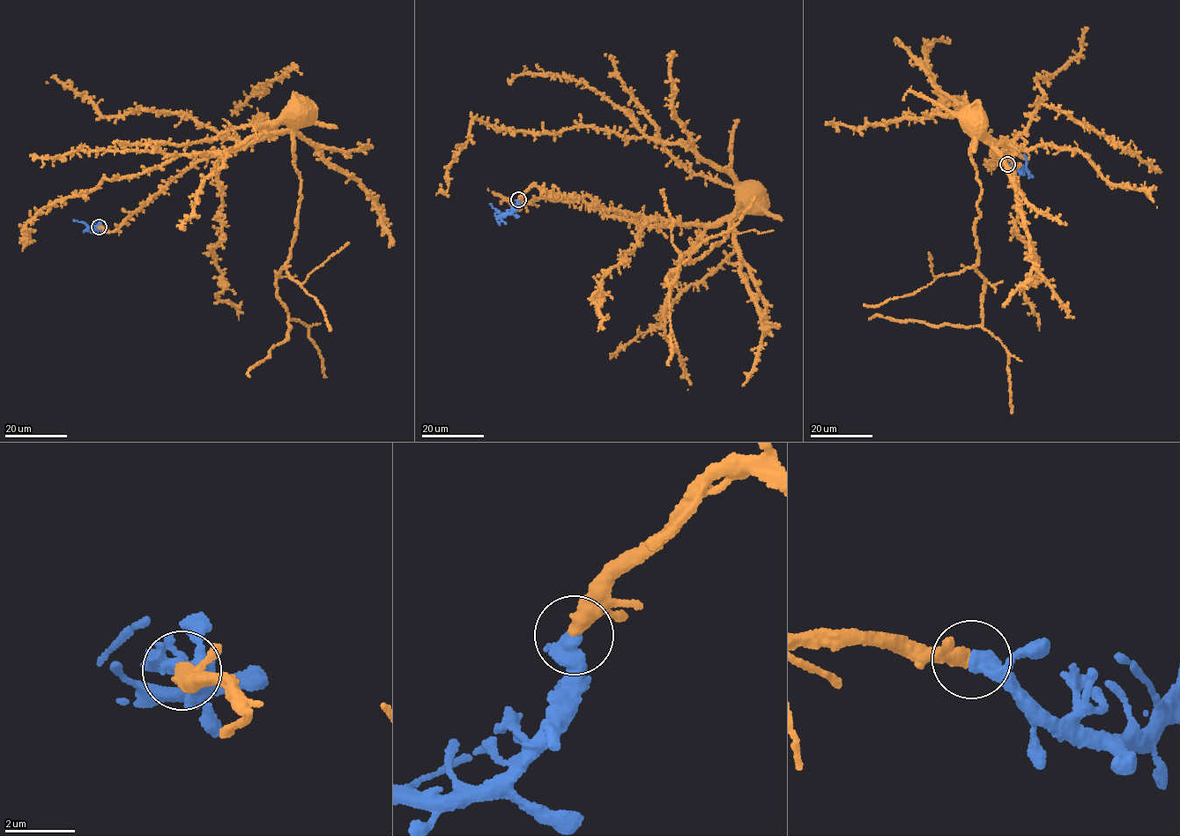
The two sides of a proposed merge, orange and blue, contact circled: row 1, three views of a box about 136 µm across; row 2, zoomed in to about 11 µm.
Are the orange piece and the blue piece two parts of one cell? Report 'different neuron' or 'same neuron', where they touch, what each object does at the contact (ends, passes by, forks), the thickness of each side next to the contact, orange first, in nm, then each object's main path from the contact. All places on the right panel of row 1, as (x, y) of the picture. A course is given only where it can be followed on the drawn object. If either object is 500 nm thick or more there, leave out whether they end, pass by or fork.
same neuron; place (1007, 164); calibres 320 and 500 nm; course orange (1006, 164), (985, 166), (1009, 142), (939, 113), (944, 99), (967, 101), (957, 110), (976, 130), (1024, 159); course blue (1007, 164), (1022, 171), (1026, 163), (1024, 154)

